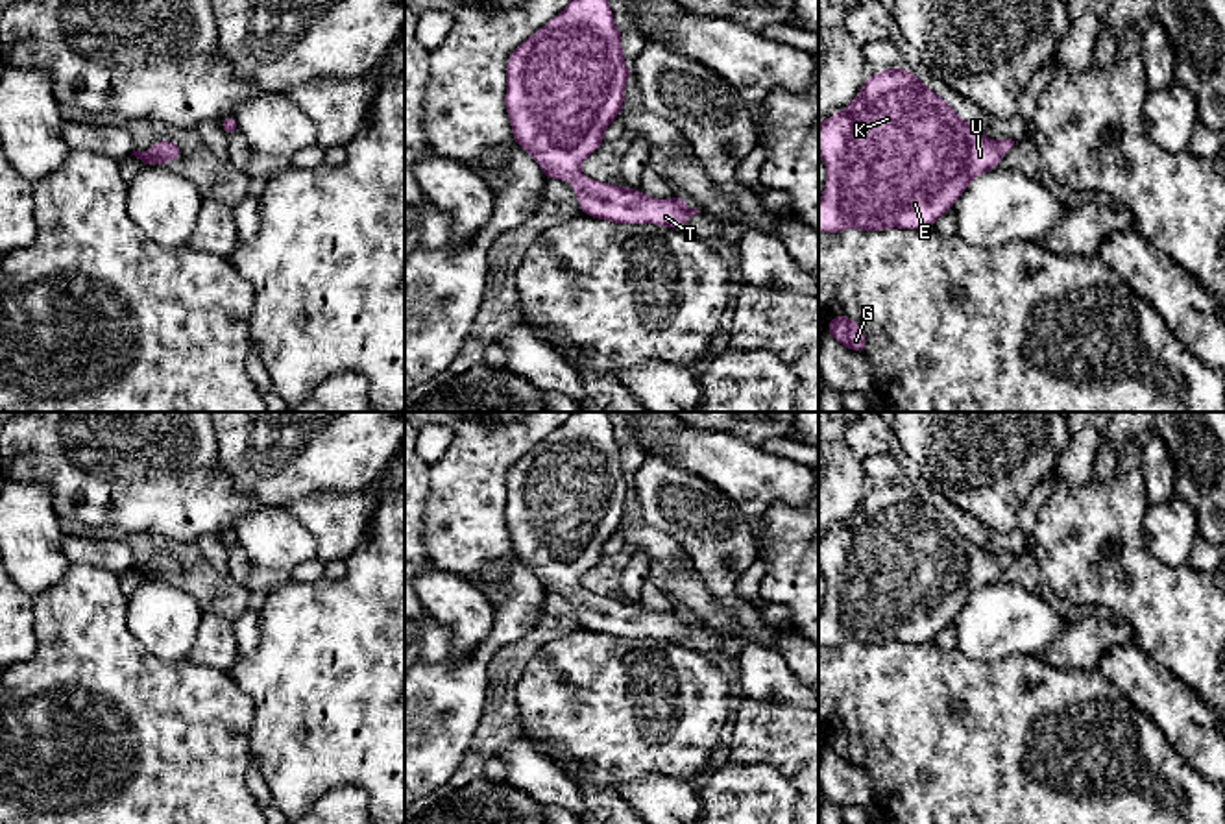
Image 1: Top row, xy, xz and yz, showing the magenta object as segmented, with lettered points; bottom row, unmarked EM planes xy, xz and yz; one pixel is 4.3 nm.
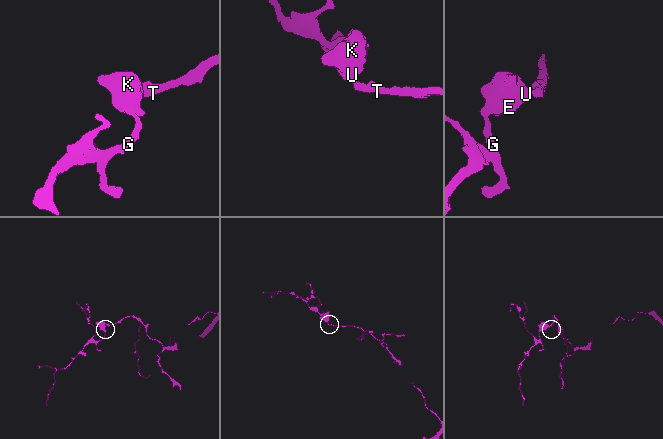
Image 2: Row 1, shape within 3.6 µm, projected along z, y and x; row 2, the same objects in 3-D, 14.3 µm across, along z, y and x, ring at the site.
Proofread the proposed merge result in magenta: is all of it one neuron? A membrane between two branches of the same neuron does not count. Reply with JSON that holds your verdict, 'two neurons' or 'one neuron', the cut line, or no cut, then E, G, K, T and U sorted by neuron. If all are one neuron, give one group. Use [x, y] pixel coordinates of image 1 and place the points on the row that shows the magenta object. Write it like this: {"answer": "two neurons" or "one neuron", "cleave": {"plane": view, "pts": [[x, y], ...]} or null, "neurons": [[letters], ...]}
{"answer": "one neuron", "cleave": null, "neurons": [["E", "G", "K", "T", "U"]]}

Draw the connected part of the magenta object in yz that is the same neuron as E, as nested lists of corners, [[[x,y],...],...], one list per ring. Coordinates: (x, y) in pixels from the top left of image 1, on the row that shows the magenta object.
[[[911,70],[876,72],[843,111],[819,124],[819,155],[826,164],[819,235],[846,229],[929,229],[974,177],[998,168],[1016,144],[1014,135],[990,140]]]

